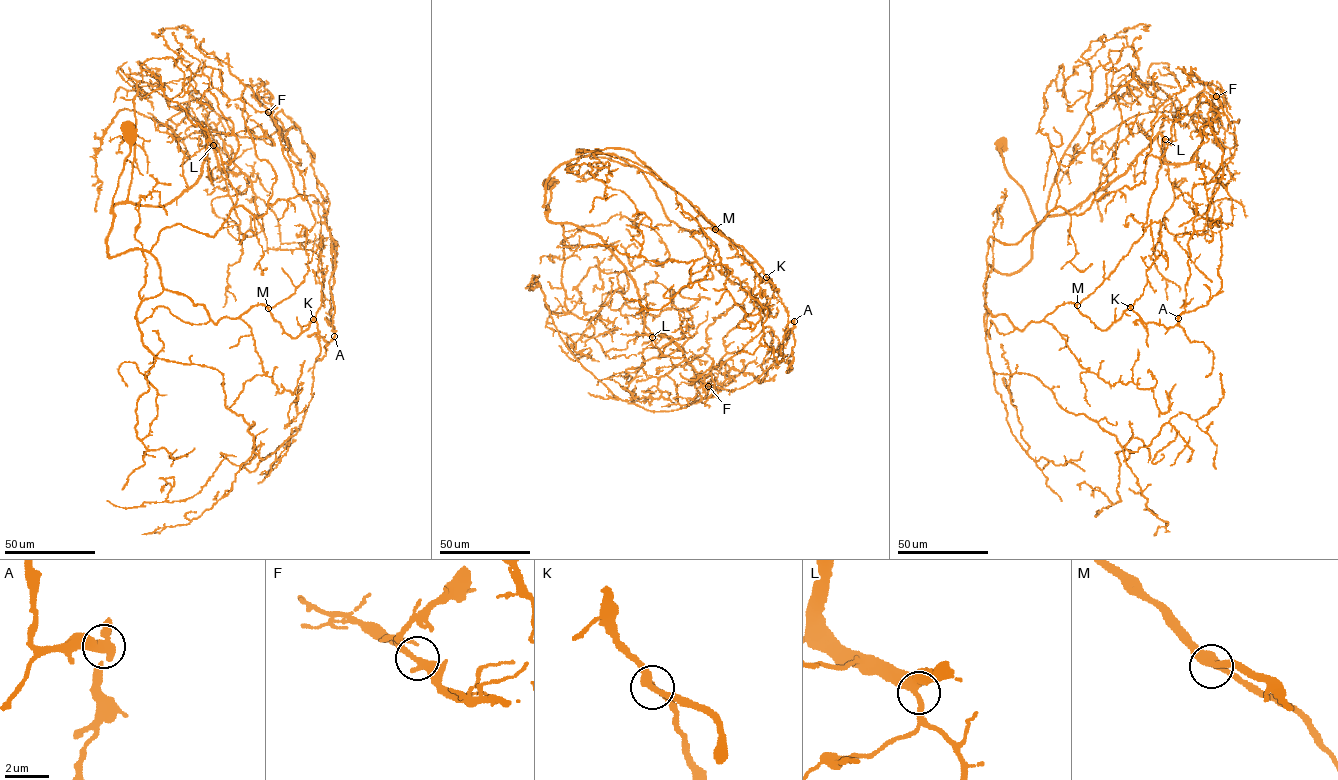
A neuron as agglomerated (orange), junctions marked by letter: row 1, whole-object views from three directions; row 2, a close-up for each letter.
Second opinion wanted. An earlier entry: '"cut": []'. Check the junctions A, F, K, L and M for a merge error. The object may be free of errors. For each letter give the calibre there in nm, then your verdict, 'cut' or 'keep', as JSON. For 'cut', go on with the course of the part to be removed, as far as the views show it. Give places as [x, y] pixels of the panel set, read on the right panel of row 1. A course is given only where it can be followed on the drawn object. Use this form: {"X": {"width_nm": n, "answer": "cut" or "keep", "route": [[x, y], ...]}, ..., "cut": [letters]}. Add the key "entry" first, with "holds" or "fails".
{"entry": "fails", "A": {"width_nm": 420, "answer": "keep"}, "F": {"width_nm": 280, "answer": "cut", "route": [[1216, 97], [1239, 120], [1226, 130], [1148, 112], [1093, 144], [1107, 171], [1102, 222]]}, "K": {"width_nm": 340, "answer": "keep"}, "L": {"width_nm": 360, "answer": "keep"}, "M": {"width_nm": 360, "answer": "keep"}, "cut": ["F"]}

